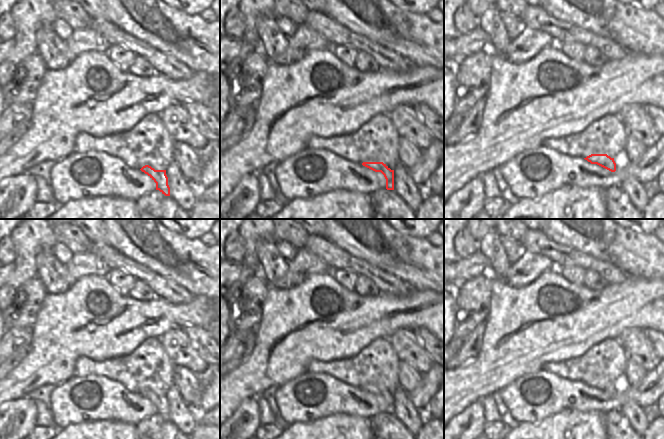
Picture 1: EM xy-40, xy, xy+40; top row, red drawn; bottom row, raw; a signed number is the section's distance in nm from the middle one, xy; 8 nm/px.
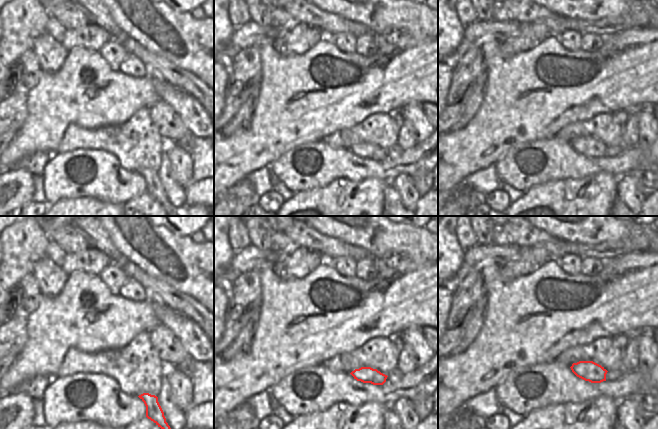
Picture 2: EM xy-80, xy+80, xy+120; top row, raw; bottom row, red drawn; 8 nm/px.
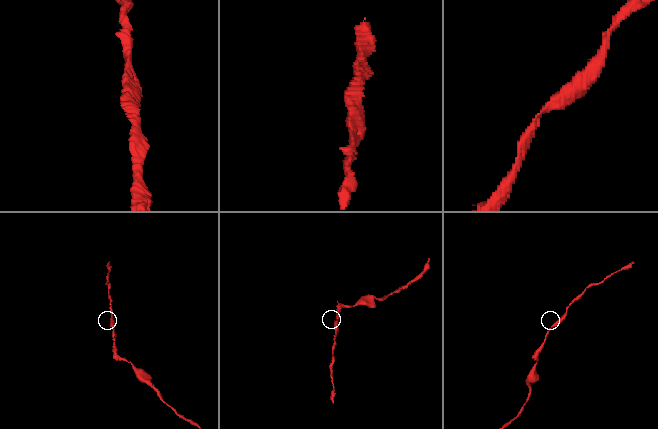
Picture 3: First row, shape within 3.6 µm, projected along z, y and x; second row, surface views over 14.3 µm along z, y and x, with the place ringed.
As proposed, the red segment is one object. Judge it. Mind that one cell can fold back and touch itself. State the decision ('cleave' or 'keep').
keep

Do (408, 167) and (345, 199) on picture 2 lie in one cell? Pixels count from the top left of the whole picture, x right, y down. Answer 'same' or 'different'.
different

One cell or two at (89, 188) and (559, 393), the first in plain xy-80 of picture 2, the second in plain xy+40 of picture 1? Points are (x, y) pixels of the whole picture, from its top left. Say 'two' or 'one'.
one

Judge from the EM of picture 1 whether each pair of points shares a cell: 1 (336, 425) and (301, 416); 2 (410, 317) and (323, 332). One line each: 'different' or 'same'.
1: different
2: same

